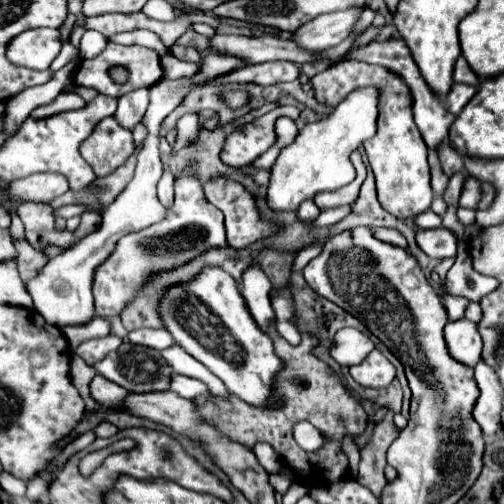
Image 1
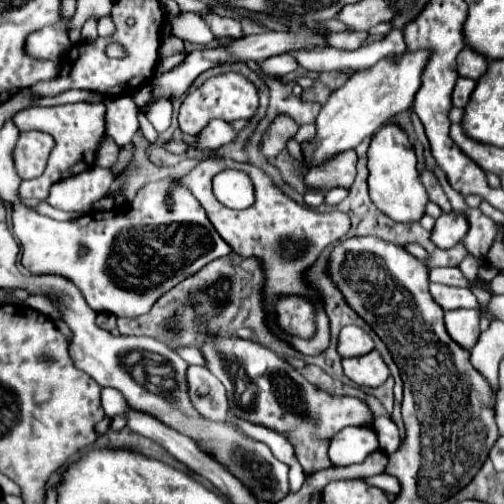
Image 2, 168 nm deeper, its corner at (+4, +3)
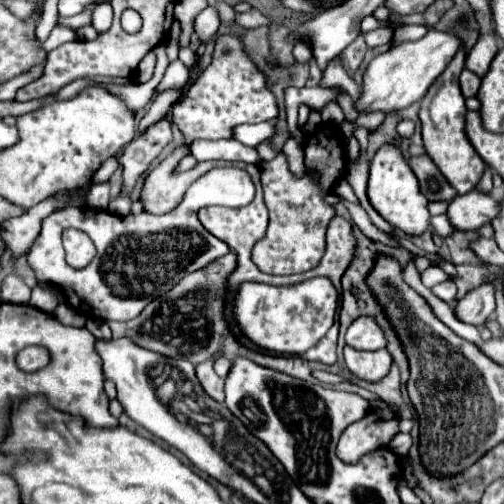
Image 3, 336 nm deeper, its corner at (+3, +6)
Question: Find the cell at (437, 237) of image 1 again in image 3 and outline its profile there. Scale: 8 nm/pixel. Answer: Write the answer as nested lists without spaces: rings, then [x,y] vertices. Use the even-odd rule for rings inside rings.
[[[472,190],[464,196],[456,196],[446,216],[450,218],[456,230],[478,230],[480,226],[492,222],[500,214],[500,200],[494,200],[490,194]]]

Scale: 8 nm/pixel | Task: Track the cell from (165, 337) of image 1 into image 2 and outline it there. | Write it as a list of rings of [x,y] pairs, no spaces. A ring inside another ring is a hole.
[[[175,347],[175,353],[183,357],[189,365],[205,365],[205,359],[197,347]]]

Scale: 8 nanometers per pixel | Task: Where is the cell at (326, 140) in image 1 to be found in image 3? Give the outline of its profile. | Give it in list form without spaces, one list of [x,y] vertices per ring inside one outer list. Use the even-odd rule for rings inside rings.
[[[428,30],[426,36],[414,42],[402,42],[388,52],[376,56],[368,70],[364,72],[362,82],[362,96],[356,102],[356,110],[400,110],[414,102],[418,102],[428,88],[436,82],[436,78],[444,72],[448,62],[454,58],[454,54],[460,50],[462,40],[454,32],[440,32],[440,30]]]

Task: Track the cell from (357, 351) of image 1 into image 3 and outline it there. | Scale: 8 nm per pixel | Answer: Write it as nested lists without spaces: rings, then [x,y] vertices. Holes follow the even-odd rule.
[[[360,316],[350,324],[346,332],[346,344],[354,346],[356,350],[380,350],[386,348],[386,336],[372,316]]]

